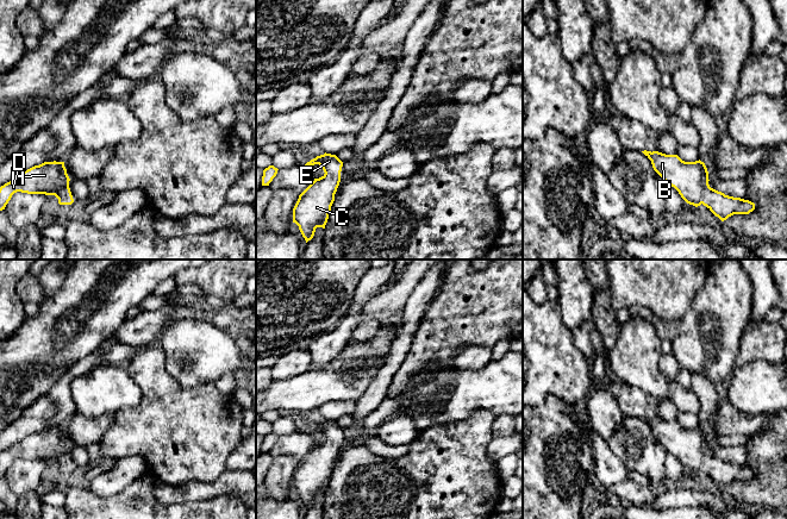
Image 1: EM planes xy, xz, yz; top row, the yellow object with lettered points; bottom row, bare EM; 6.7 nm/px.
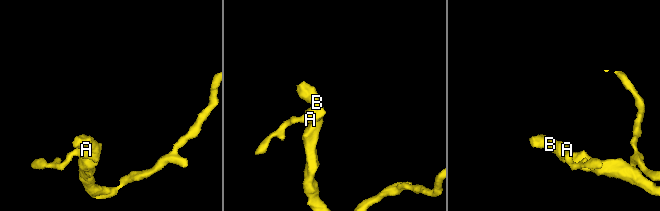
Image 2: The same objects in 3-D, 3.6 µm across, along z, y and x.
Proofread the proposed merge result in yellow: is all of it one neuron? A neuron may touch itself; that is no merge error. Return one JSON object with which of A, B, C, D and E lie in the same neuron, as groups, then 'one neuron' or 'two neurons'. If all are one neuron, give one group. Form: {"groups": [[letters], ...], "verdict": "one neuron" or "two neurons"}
{"groups": [["A", "B", "C", "D", "E"]], "verdict": "one neuron"}

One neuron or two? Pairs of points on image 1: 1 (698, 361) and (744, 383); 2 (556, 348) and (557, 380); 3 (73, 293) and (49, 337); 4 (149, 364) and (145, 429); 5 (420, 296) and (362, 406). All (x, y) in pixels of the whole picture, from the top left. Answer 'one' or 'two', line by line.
1: two
2: one
3: one
4: one
5: one

